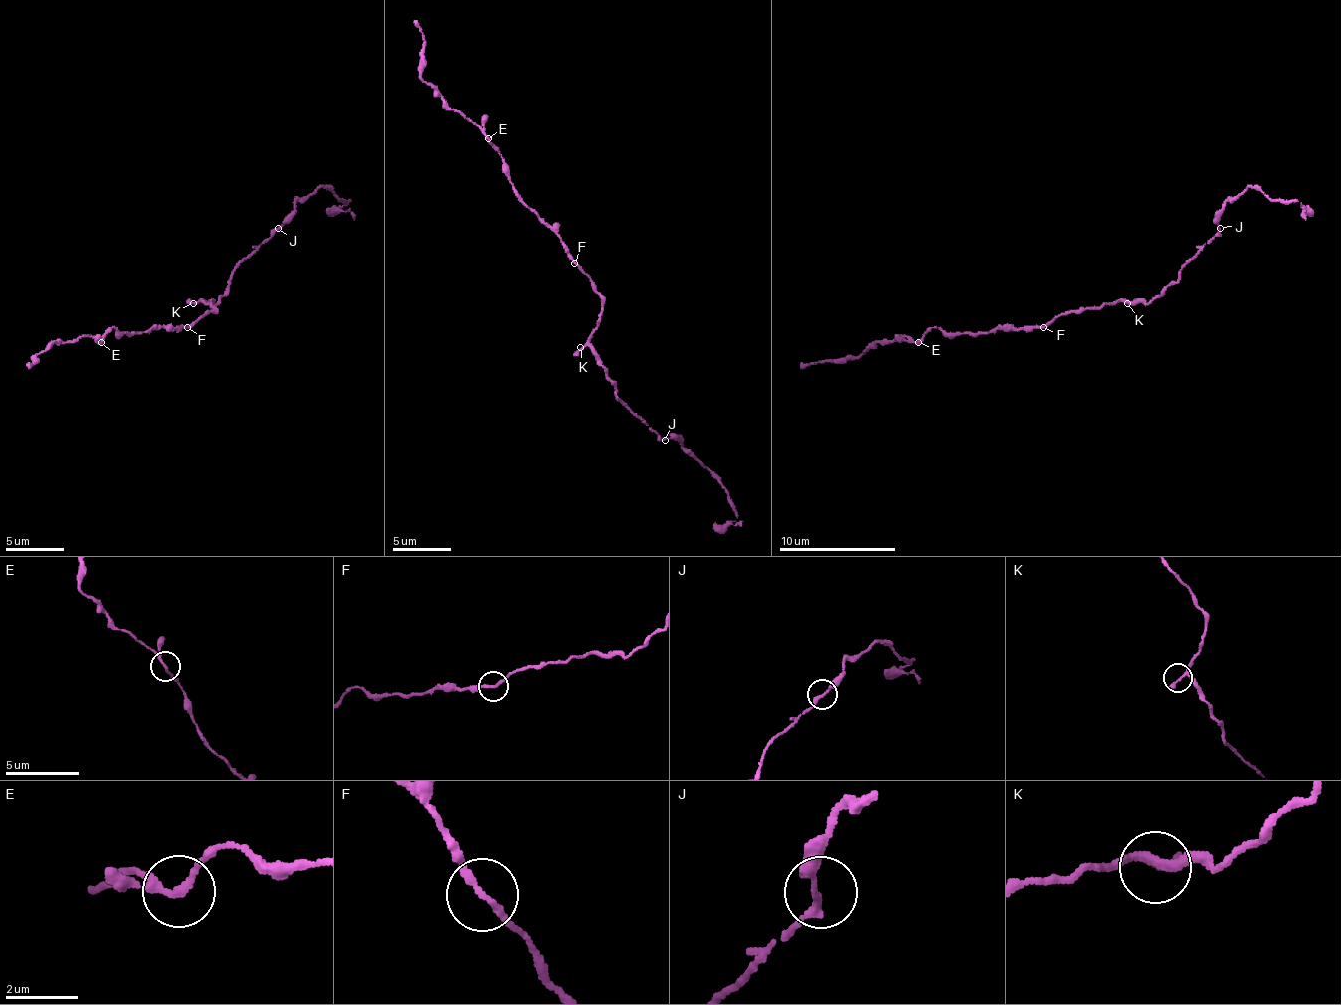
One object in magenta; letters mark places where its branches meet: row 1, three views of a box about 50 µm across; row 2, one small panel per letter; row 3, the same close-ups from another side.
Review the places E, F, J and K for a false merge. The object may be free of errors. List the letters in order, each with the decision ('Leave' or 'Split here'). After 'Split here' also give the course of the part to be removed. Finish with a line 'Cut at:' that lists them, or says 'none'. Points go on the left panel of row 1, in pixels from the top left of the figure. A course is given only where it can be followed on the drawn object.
E: Leave
F: Leave
J: Leave
K: Leave
Cut at: none

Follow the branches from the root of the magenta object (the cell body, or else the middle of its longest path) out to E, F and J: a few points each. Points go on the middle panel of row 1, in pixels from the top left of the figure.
E: (601, 298), (595, 283), (571, 257), (560, 237), (516, 193), (505, 158), (487, 138)
F: (601, 298), (595, 283), (574, 263)
J: (601, 298), (601, 321), (595, 327), (589, 347), (606, 370), (606, 376), (615, 388), (615, 397), (665, 440)

